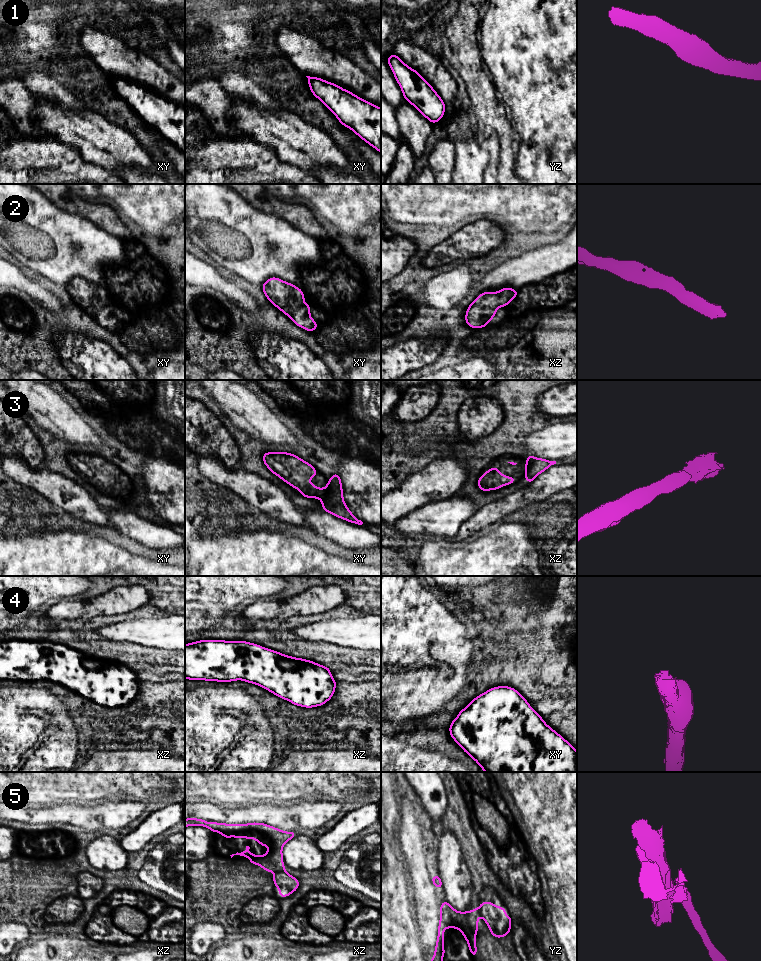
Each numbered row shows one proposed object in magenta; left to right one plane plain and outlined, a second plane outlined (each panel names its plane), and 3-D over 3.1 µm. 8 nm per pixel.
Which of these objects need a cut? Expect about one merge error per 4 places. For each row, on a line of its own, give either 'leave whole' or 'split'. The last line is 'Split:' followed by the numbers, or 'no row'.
1: leave whole
2: leave whole
3: leave whole
4: leave whole
5: split
Split: 5

